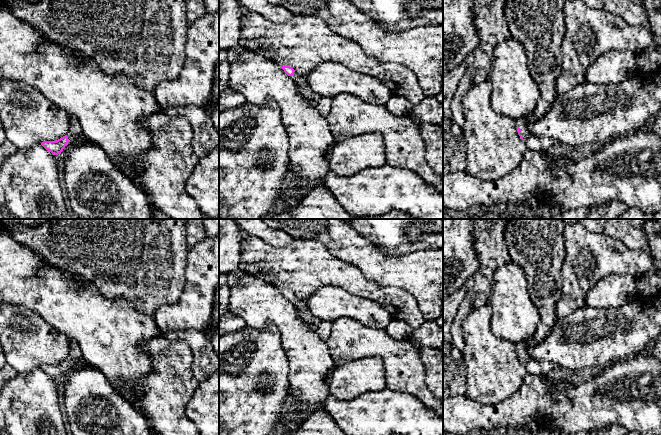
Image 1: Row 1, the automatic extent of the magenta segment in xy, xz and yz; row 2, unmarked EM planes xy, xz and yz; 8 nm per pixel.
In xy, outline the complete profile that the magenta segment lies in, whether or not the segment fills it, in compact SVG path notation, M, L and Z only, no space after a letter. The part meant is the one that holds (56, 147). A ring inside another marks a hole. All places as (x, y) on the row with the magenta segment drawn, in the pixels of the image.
M69 117L69 130L67 134L56 141L44 141L41 145L54 155L61 154L69 141L82 135L80 123L76 117Z

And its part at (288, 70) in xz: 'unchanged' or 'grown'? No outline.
grown

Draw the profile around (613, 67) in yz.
M608 51L600 55L586 71L586 82L599 85L620 84L638 73L637 54L631 51Z

